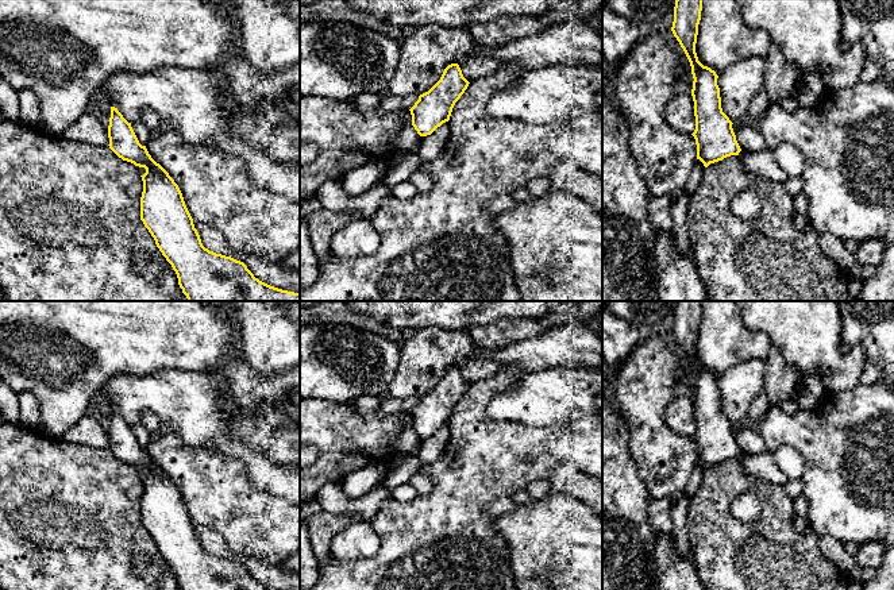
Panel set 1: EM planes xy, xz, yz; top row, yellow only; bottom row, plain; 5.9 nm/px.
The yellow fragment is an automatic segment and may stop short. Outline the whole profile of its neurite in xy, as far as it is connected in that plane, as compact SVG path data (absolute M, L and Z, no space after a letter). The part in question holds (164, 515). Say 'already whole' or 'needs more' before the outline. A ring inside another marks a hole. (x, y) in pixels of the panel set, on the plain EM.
already whole | M111 409L108 440L109 451L119 460L146 471L146 475L140 478L143 483L140 522L154 540L162 558L176 574L180 590L274 590L255 581L243 564L216 556L203 548L178 487L151 460L146 448L139 446L131 425L115 409Z

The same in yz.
already whole | M677 301L671 333L683 351L693 377L697 462L705 470L741 454L732 424L722 414L718 378L697 359L695 346L701 323L702 301Z

